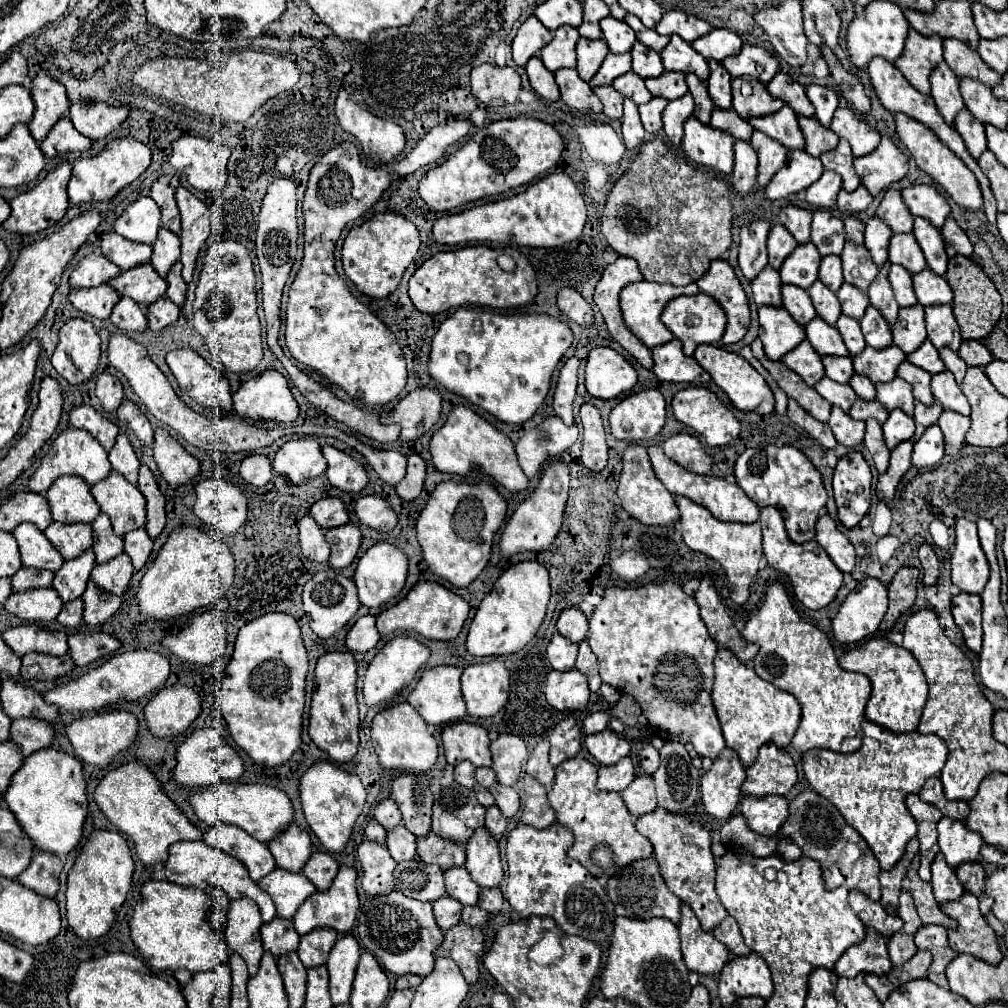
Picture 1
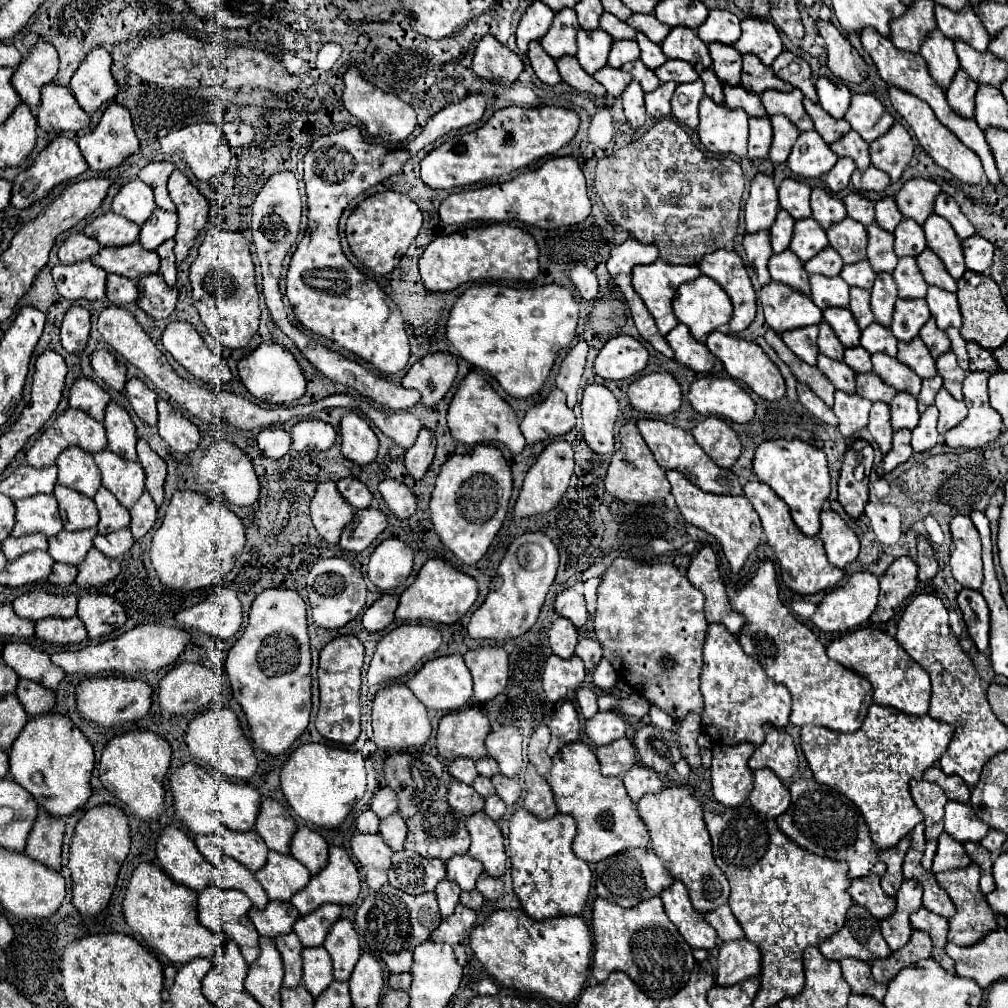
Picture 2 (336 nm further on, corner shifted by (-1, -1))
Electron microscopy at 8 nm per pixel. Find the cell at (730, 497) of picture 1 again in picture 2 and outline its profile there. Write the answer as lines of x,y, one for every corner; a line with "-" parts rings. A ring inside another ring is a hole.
640,419
638,429
646,441
646,445
650,447
650,451
654,453
654,459
658,461
658,465
662,469
678,469
690,483
698,485
702,491
708,493
722,493
722,495
742,495
742,485
736,479
736,475
730,469
720,469
704,451
702,447
696,443
696,439
692,437
690,431
684,431
676,425
664,423
660,419

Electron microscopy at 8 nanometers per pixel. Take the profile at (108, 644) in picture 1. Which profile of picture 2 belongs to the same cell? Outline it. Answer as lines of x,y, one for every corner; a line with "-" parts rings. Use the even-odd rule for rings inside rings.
90,591
78,601
78,617
84,621
88,637
98,639
124,625
126,611
114,597

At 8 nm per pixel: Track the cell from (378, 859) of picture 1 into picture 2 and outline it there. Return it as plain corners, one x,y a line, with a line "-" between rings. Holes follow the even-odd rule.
354,833
350,839
350,849
358,863
364,869
364,879
370,889
378,891
384,883
388,883
388,869
392,849
382,841
382,835
362,835

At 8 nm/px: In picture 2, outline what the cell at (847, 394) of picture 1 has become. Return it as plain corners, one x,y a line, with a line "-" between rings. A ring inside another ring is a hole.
818,353
818,369
834,383
836,389
846,391
846,393
856,391
856,383
854,383
856,373
844,361
834,361
834,359

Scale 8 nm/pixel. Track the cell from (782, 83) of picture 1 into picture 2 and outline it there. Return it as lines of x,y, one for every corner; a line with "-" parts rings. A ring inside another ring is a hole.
782,51
778,55
778,59
772,63
772,71
780,79
784,79
784,81
792,83
794,87
798,87
810,101
814,101
814,103
818,101
814,81
812,81
812,69
802,57
798,57
790,51

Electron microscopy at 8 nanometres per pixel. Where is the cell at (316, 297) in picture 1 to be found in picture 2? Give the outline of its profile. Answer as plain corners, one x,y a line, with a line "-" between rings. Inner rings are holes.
482,93
468,95
458,103
446,105
428,119
422,133
404,149
390,151
384,145
368,143
358,127
328,133
316,139
304,155
304,185
308,195
308,229
298,243
286,275
286,297
298,321
312,333
342,345
346,351
364,357
378,371
394,375
402,371
410,357
404,319
396,303
378,287
374,279
356,269
342,253
338,237
338,221
348,203
364,191
358,181
384,181
398,173
408,153
418,153
442,135
468,127
482,119
486,99
-
348,181
348,183
346,183
-
356,185
356,187
354,187

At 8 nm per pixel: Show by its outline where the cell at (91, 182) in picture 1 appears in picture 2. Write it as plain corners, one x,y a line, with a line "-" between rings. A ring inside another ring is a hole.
112,103
102,113
102,119
98,121
98,125
90,133
78,137
78,145
80,145
80,151
92,171
106,171
106,169
118,167
128,155
132,155
138,149
138,137
132,127
130,111
124,105

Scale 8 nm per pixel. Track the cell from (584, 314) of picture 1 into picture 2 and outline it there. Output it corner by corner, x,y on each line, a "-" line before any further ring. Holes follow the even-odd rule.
576,265
570,271
570,279
576,285
578,293
582,295
582,299
586,299
586,301
596,299
596,295
598,295
598,277
596,277
594,271
590,271
584,265

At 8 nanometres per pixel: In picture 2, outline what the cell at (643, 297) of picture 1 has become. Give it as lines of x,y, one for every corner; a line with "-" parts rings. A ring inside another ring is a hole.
656,259
650,265
636,265
634,267
634,271
632,271
632,287
642,297
648,311
654,315
654,321
656,321
662,335
670,333
678,325
678,319
676,319
676,315
672,311
672,299
674,299
676,289
682,283
692,281
696,277
700,277
700,269
696,265
672,265
672,263
666,263
662,259

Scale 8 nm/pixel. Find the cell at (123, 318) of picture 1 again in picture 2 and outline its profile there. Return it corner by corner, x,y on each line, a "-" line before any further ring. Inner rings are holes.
108,275
106,279
106,297
114,305
126,305
138,299
138,287
132,279
120,275

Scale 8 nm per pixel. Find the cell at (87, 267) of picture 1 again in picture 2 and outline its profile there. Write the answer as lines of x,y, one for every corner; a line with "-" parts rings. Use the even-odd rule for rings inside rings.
74,233
70,235
58,249
60,263
76,263
94,257
100,251
100,245
96,239
86,237
84,233

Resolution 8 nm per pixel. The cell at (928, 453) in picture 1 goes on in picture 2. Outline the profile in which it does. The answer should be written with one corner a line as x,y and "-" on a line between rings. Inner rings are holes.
930,405
922,415
918,427
912,431
912,449
914,451
928,451
938,443
938,431
936,431
936,421
938,421
938,409

